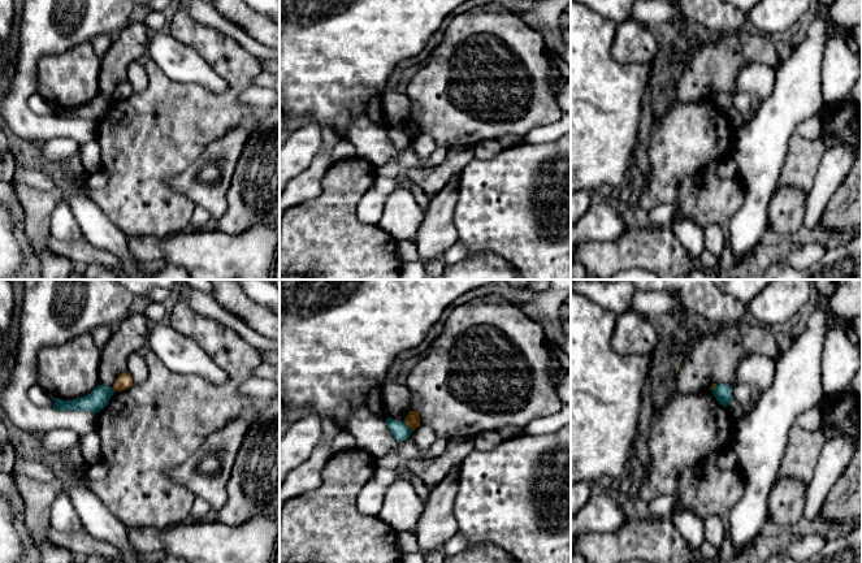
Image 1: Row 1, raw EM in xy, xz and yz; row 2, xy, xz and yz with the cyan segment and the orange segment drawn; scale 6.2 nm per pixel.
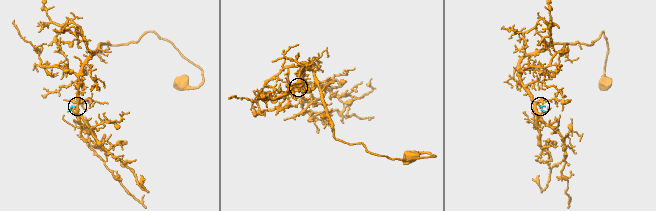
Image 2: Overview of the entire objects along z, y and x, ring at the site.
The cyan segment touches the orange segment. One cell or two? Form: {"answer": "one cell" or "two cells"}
{"answer": "two cells"}

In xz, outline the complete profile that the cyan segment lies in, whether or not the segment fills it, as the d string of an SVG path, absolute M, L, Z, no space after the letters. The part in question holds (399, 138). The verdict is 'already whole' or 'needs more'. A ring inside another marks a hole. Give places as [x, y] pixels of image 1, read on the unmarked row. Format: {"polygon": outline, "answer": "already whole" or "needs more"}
{"polygon": "M387 125L386 133L391 140L391 143L399 150L406 150L412 139L406 134L404 130L398 130Z", "answer": "already whole"}

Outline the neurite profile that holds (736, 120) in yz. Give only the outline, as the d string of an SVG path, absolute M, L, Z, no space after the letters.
M732 108L727 117L733 130L738 130L745 124L745 117L736 108Z

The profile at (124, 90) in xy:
M129 81L120 83L113 92L114 100L122 100L133 95L133 87Z

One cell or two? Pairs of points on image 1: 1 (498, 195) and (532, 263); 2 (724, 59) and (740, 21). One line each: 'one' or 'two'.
1: one
2: two

